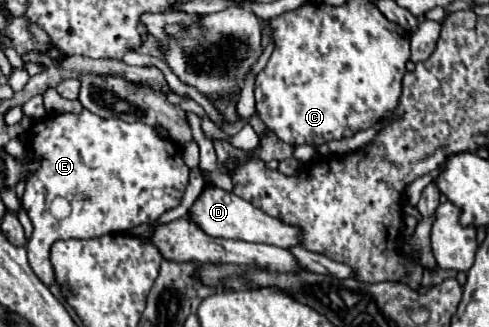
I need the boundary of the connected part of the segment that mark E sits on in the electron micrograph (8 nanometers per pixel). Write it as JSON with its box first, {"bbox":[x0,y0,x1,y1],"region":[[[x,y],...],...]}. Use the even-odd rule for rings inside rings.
{"bbox":[23,109,189,283],"region":[[[87,109],[83,113],[59,113],[49,115],[35,123],[31,129],[31,151],[43,159],[39,171],[31,175],[25,185],[23,209],[29,213],[33,223],[33,235],[27,243],[29,263],[35,275],[45,283],[55,283],[55,273],[49,263],[49,249],[61,237],[99,237],[107,233],[123,233],[143,223],[157,221],[165,211],[177,207],[183,199],[189,167],[183,161],[181,147],[163,139],[153,127],[145,123],[127,123],[121,119],[103,119]],[[63,197],[71,203],[71,215],[65,219],[55,219],[49,211],[53,199]]]}

